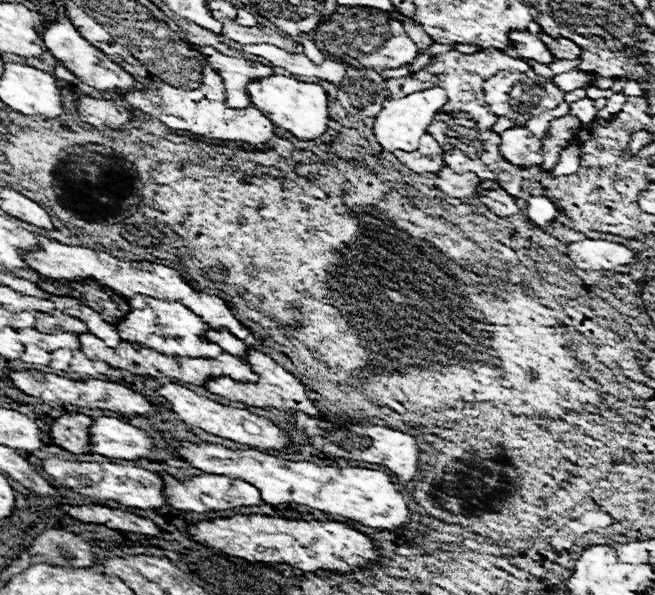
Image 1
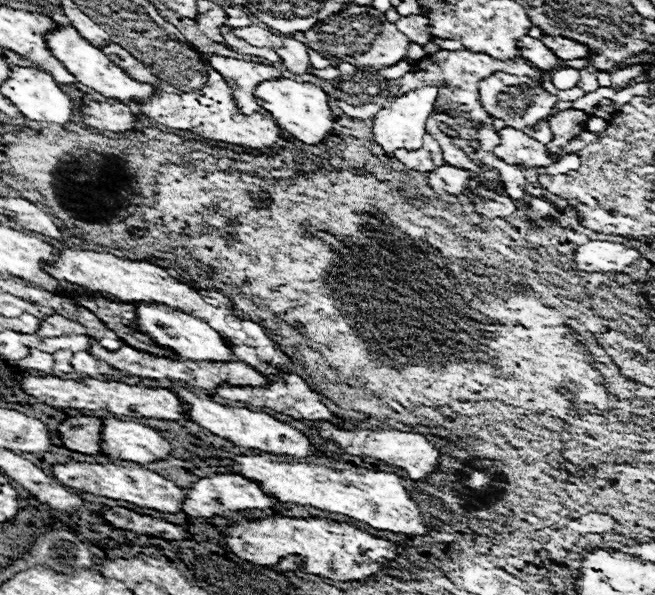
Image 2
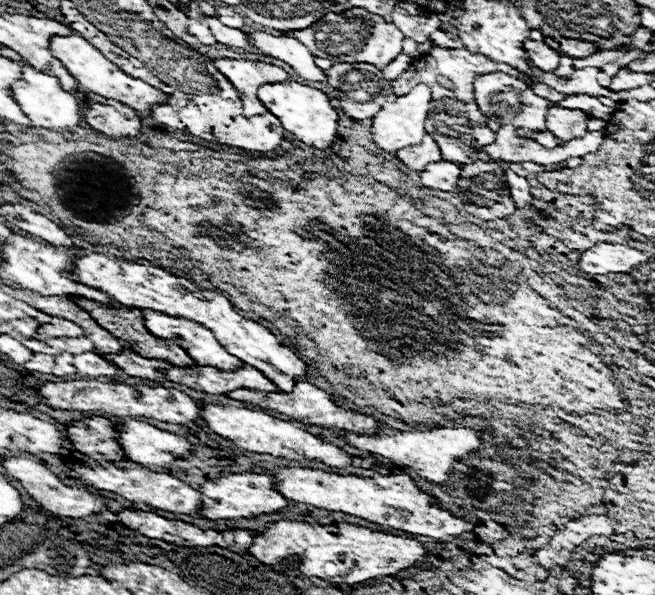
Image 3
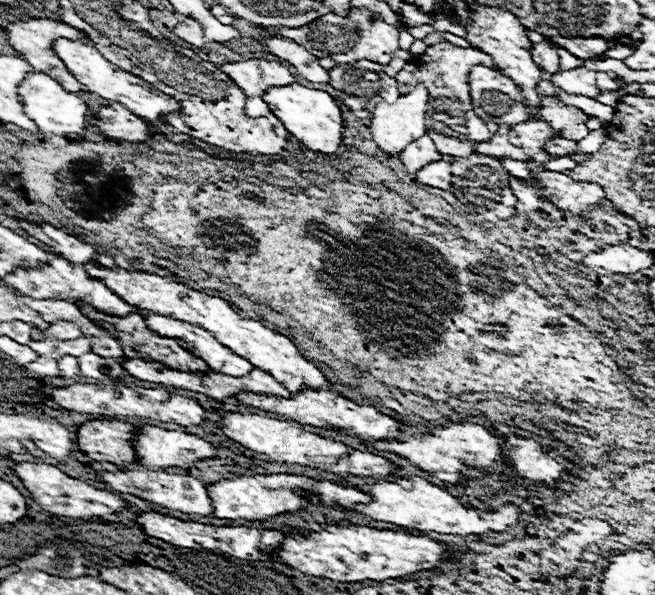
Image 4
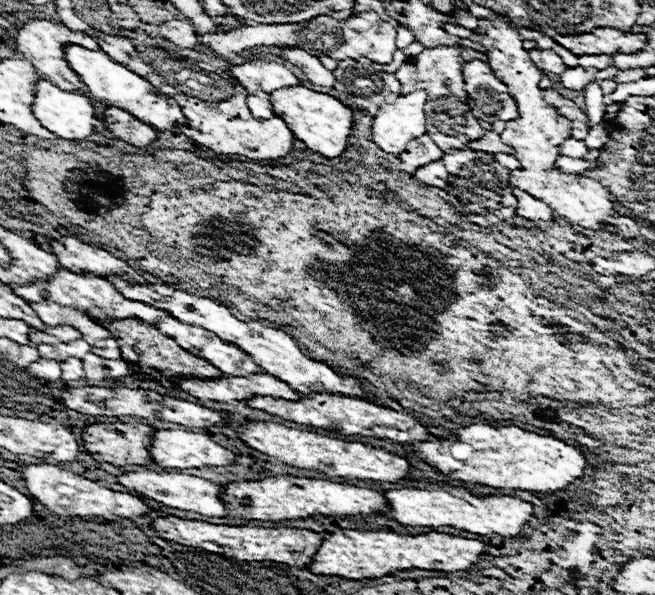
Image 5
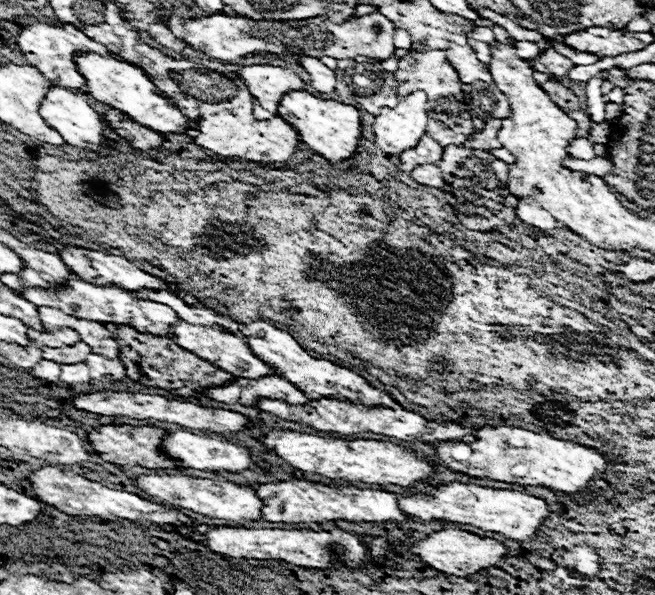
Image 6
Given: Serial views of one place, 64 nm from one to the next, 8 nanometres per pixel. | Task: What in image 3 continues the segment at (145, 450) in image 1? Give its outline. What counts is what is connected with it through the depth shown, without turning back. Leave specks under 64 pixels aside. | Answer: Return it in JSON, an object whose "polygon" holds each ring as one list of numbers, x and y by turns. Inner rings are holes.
{"polygon":[[122,420,122,422,118,422,116,440,122,446,126,458,132,460,132,462,138,462,142,466,168,466,172,460,184,458,188,452,192,452,190,450,192,444,188,440,184,440,182,436,158,430,158,428,154,428,154,426,146,424,146,422,138,422,138,420]]}

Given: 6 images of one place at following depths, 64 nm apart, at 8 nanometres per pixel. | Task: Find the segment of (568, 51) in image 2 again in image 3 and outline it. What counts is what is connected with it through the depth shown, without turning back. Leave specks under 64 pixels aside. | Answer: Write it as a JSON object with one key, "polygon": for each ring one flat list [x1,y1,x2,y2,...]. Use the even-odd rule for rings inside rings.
{"polygon":[[544,36,544,42,550,48,554,48,556,52,566,54,570,58,586,58,586,56,598,52,598,48,594,44,584,44,582,40,568,40,568,38,562,38,562,36,560,38,548,38,548,36]]}

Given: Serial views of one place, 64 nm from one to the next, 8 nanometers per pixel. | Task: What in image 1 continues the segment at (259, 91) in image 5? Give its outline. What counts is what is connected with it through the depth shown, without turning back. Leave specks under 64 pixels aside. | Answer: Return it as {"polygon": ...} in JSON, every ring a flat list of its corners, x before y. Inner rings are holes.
{"polygon":[[202,46,198,50,202,52,210,68,222,76,226,86,226,105,238,109,254,106,244,92,244,84,248,84,248,80,260,80,260,76,270,76,274,70,260,62,226,56,212,46]]}

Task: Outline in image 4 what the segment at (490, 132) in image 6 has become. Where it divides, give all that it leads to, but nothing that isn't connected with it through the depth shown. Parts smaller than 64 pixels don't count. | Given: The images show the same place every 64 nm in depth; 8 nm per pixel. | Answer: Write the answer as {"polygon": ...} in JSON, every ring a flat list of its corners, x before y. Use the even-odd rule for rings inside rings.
{"polygon":[[500,124,498,132,492,134,492,138,488,142,480,142,480,144,474,144,474,150,478,154,484,154,484,156,492,156,492,158,512,158,512,160,528,160,528,154,510,144,508,140,508,132,510,132,510,126,508,124]]}

